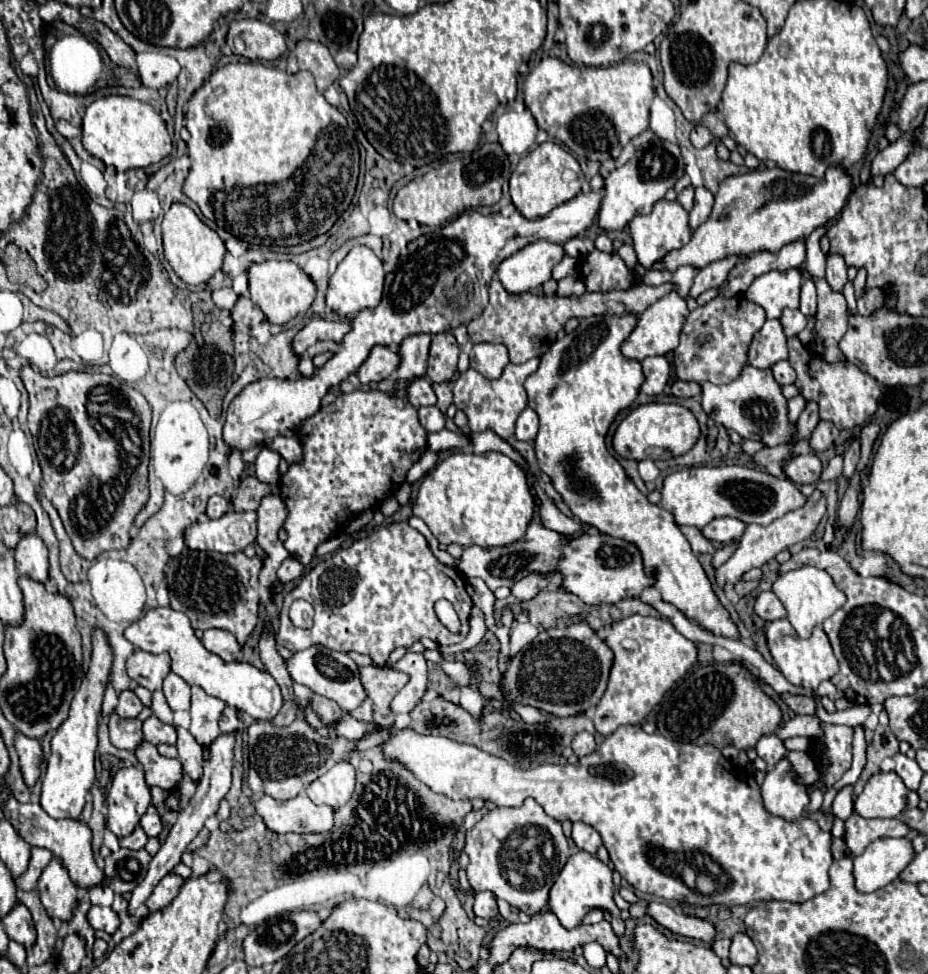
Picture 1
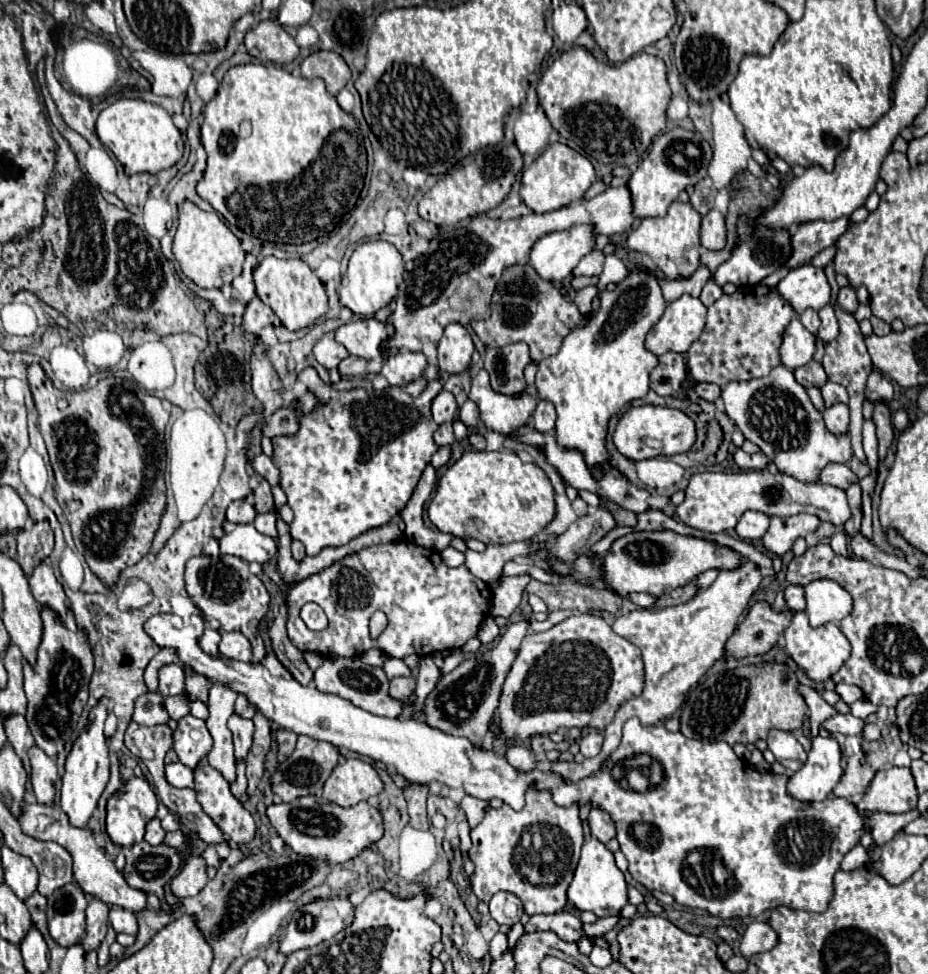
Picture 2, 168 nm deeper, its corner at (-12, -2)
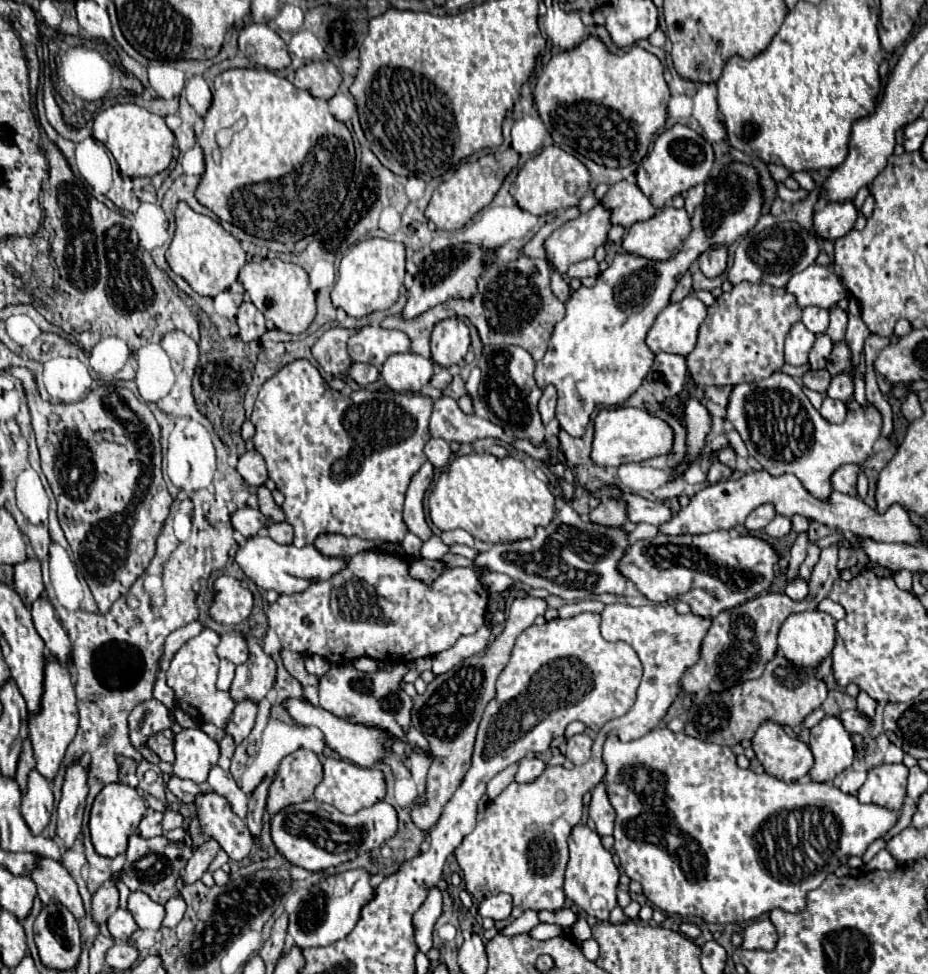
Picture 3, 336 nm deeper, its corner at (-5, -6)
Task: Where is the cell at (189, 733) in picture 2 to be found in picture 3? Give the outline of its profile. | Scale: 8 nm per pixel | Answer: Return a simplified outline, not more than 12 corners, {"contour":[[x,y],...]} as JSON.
{"contour":[[201,729],[175,735],[173,773],[201,785],[219,745]]}

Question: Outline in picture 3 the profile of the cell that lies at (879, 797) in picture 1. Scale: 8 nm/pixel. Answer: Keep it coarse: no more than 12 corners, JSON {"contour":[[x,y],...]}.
{"contour":[[903,763],[869,769],[861,803],[901,809],[909,769]]}

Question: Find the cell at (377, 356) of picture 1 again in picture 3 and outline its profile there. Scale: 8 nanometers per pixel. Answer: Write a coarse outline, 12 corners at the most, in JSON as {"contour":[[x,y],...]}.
{"contour":[[417,353],[391,355],[381,367],[393,391],[421,391],[433,361]]}

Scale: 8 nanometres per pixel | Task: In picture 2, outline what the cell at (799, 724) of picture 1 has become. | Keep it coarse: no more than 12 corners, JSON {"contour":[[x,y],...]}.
{"contour":[[834,715],[822,723],[828,733],[860,735],[864,725],[854,715]]}

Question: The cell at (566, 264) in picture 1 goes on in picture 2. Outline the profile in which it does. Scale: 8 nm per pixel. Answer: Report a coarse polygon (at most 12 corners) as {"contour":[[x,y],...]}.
{"contour":[[602,251],[588,253],[572,271],[580,275],[600,275]]}

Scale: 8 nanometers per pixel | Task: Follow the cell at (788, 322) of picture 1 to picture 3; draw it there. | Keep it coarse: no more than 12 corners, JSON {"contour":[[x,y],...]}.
{"contour":[[821,307],[803,311],[805,327],[823,333],[829,327],[829,311]]}

